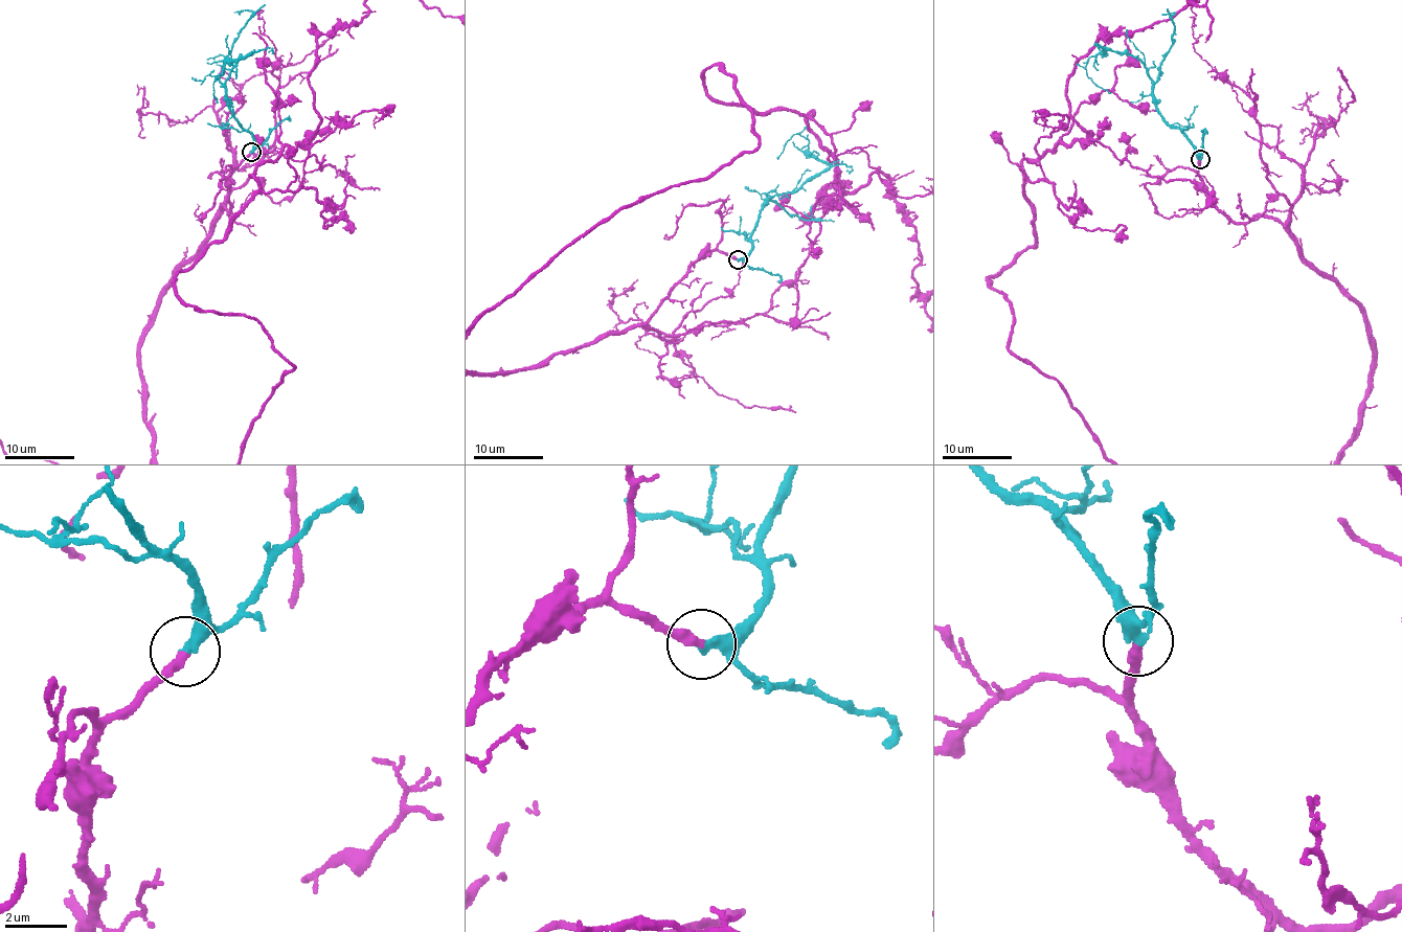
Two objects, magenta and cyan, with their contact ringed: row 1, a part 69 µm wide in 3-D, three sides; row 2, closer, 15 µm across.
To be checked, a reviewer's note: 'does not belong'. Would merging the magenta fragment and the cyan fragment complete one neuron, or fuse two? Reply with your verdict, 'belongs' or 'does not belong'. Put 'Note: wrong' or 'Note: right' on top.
Note: wrong
belongs

